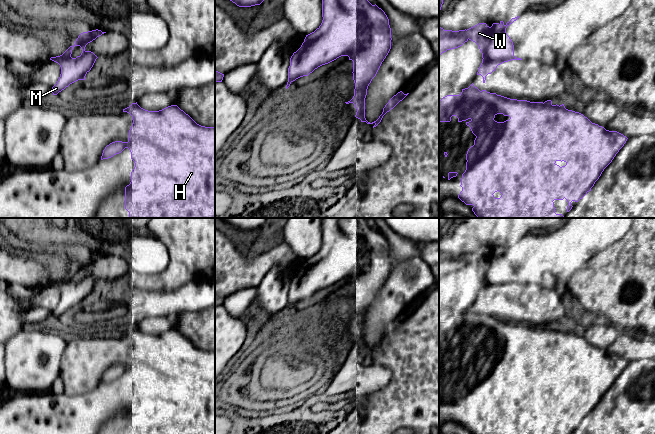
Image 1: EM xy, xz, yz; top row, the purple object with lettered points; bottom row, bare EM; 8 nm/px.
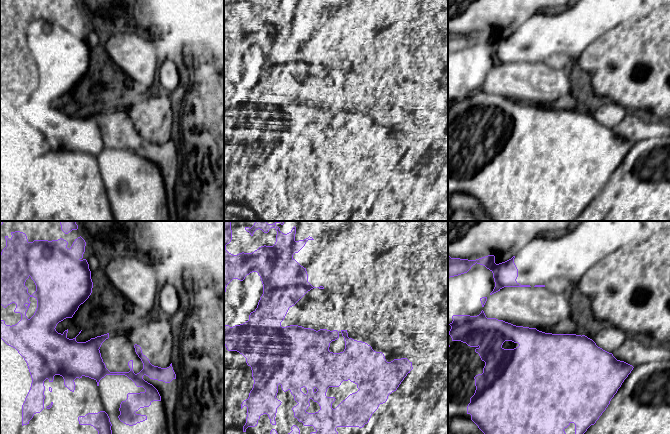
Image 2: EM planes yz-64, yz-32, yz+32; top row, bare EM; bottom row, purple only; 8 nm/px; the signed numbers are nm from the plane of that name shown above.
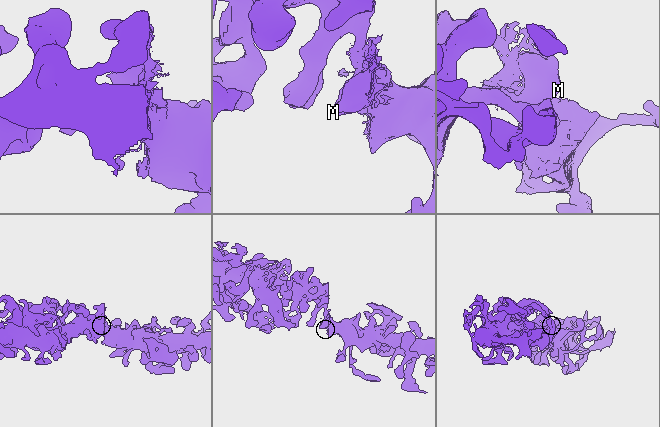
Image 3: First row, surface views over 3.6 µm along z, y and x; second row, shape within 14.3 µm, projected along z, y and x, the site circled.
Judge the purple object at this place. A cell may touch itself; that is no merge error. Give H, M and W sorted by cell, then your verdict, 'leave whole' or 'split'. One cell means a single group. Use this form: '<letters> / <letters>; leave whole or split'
H M W; leave whole

